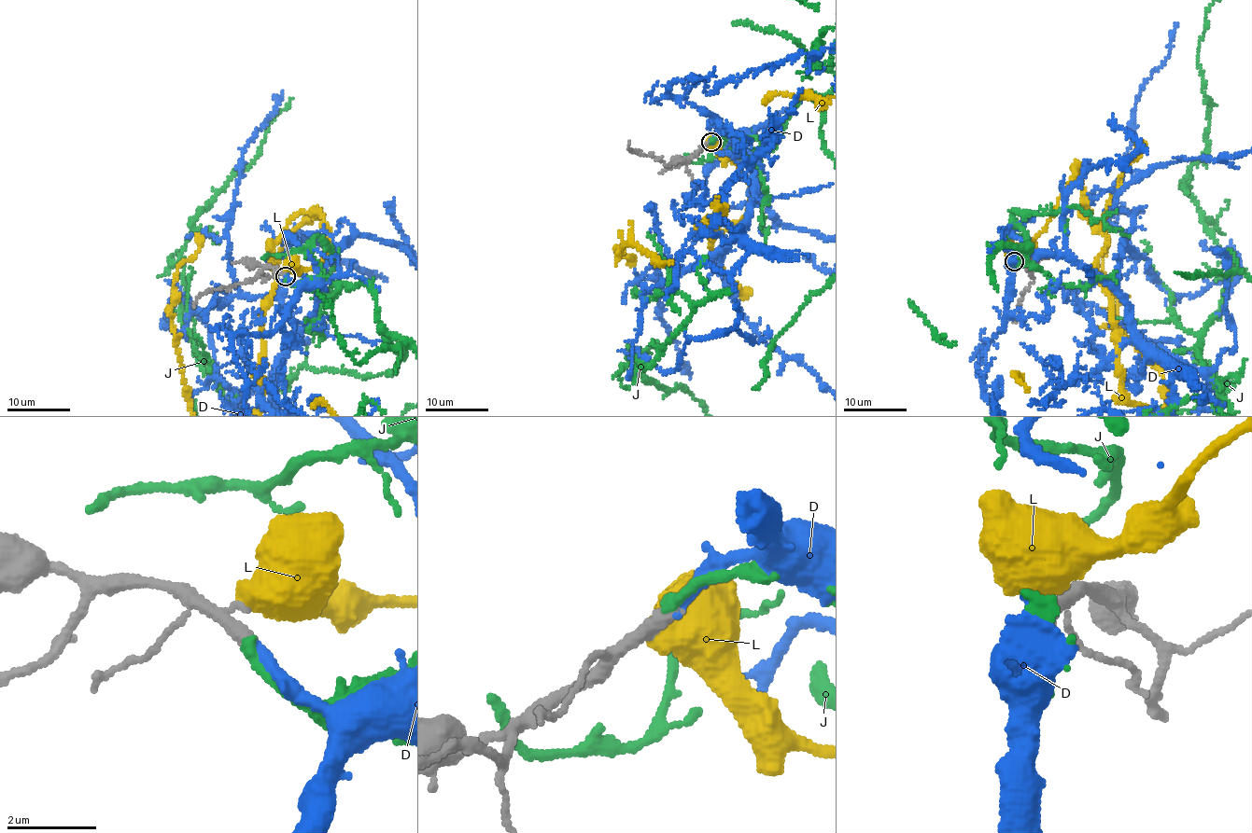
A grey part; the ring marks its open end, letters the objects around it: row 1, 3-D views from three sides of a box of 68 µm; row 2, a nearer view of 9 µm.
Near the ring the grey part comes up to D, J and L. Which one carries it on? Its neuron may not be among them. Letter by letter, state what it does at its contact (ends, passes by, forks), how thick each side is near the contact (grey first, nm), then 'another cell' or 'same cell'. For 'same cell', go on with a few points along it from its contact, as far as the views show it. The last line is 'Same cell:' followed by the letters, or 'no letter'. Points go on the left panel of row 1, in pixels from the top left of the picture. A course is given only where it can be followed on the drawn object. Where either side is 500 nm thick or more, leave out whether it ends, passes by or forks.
D: it ends | 240/280 nm | same cell
J: it ends | 240/240 nm | another cell
L: 240/800 nm | another cell
Same cell: D

